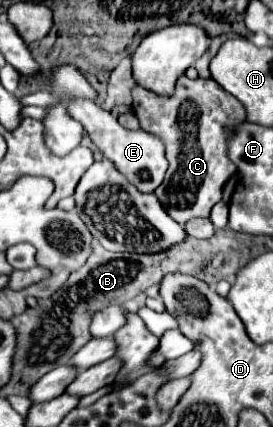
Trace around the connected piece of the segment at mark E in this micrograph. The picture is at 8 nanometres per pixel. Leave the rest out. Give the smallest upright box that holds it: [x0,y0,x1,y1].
[69,99,167,193]

